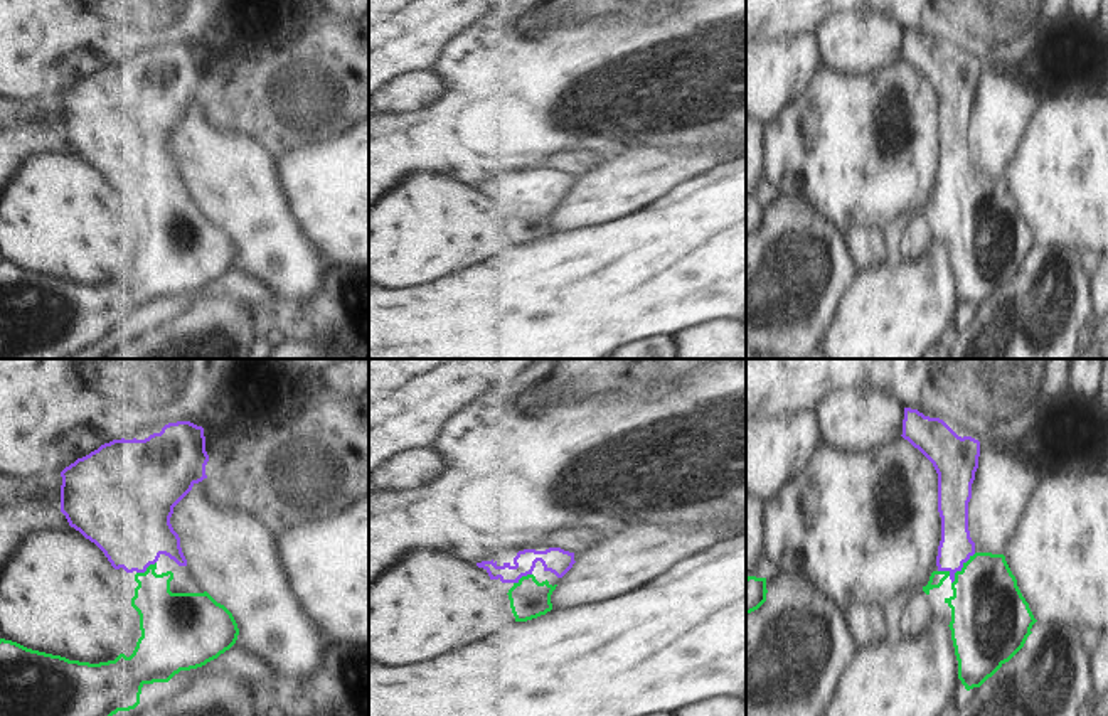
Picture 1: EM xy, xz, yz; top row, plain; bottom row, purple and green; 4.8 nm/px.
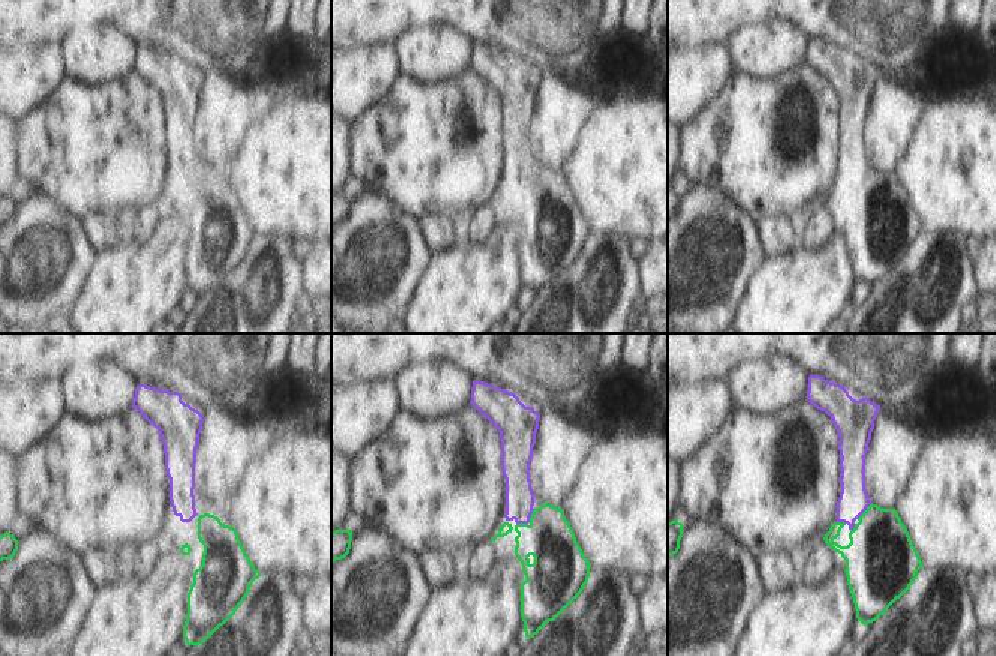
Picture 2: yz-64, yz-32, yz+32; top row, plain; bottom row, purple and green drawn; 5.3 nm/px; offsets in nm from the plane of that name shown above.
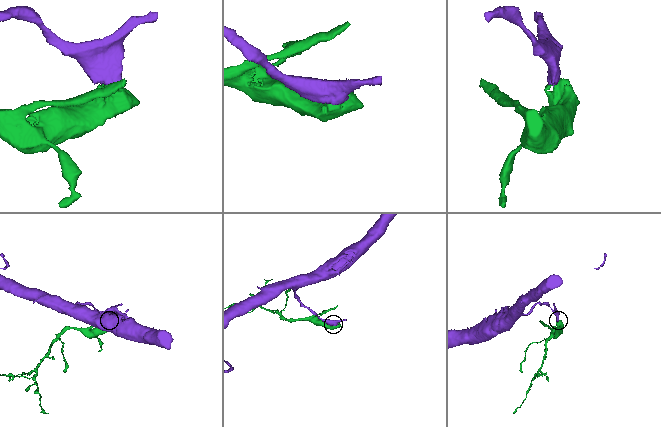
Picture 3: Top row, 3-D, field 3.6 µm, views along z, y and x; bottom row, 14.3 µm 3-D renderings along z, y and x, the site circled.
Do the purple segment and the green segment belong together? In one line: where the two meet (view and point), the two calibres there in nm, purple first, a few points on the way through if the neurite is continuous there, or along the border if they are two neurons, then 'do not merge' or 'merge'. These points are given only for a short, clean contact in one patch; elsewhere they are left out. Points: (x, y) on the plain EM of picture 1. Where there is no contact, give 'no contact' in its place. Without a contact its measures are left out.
meets purple in yz at (960, 191); 160 nm thick on the purple side, 360 nm on the other; runs through yz (955, 170), (960, 191), (984, 214), (989, 235); merge

